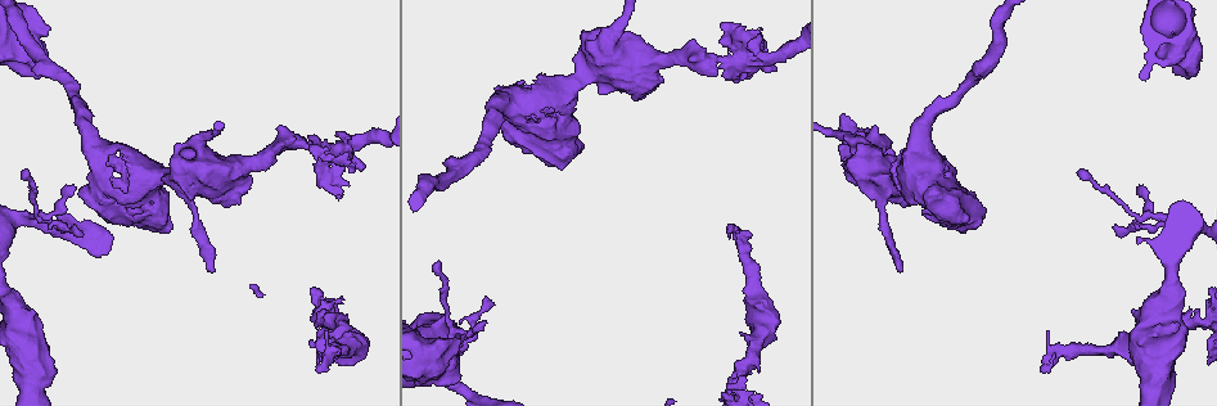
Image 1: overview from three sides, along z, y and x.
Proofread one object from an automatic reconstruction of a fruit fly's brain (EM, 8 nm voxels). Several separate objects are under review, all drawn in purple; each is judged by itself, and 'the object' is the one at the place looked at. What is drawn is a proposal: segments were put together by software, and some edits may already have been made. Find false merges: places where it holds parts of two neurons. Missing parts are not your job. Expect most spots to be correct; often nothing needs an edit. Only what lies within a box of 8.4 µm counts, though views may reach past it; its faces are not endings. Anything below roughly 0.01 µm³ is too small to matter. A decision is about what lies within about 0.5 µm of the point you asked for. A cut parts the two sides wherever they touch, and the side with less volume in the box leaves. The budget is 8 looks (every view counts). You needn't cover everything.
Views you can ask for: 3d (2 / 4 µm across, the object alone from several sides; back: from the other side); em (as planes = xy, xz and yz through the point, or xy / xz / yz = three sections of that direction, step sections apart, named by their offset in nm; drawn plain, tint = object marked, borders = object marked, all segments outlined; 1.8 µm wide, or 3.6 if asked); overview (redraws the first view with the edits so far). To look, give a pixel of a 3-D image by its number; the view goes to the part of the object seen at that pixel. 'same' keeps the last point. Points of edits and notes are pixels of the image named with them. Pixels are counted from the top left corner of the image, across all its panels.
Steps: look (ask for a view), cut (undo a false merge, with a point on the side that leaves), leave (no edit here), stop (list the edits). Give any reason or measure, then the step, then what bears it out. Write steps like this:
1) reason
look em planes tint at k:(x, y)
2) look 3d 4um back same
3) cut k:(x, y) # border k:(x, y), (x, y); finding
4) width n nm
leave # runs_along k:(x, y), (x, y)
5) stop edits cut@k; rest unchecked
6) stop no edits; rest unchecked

sharp bend
look 3d 4um back at 1:(924, 190)

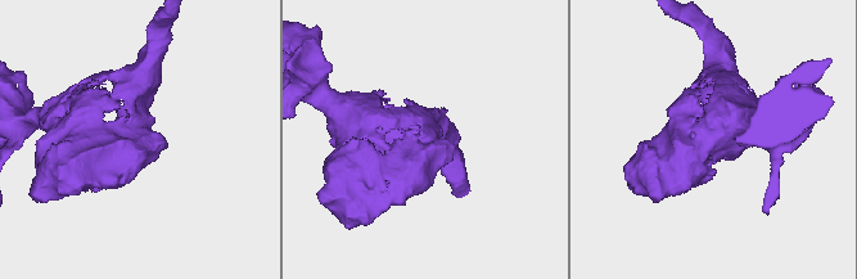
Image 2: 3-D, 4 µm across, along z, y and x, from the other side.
look em 3.6um xz step 4 tint at 2:(140, 140)

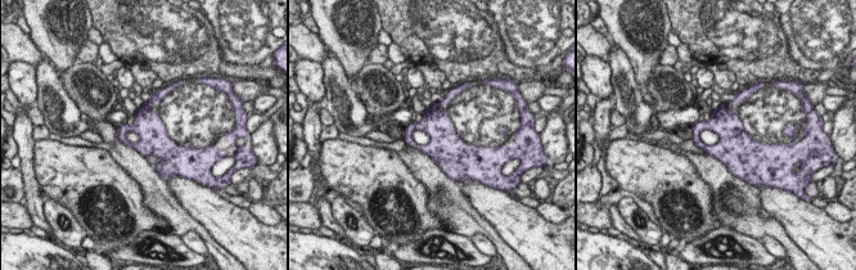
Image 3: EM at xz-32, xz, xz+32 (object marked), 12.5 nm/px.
width 360 nm
leave # continuous, no second neuron

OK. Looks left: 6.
look em planes tint at 1:(41, 216)

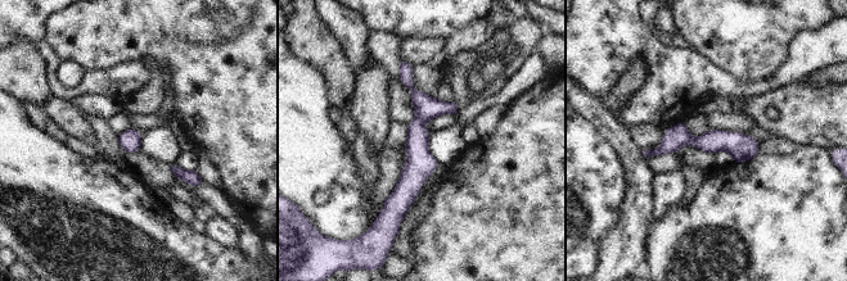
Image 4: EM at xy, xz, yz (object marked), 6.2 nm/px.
leave # continuous, no second neuron

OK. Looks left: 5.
sharp bend
look 3d 4um at 1:(207, 173)

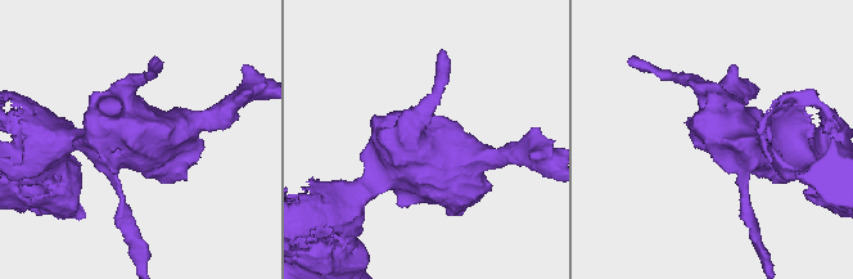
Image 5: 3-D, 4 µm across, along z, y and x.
need the tissue
look em 3.6um planes plain at 5:(137, 130)

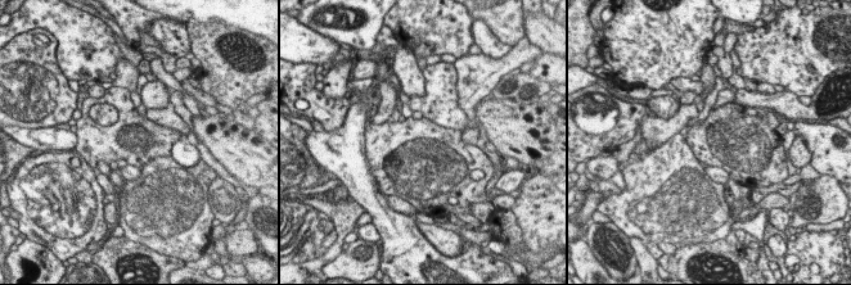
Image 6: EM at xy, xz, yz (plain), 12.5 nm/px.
with the object marked
look em 3.6um planes tint same

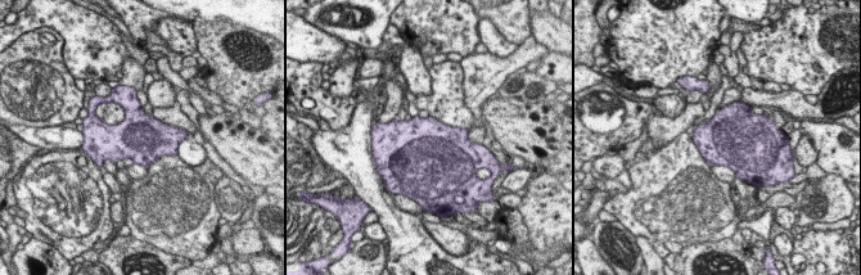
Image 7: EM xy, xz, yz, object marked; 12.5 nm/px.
leave # one neuron here

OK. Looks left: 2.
four-way junction
look 3d 4um at 1:(13, 35)

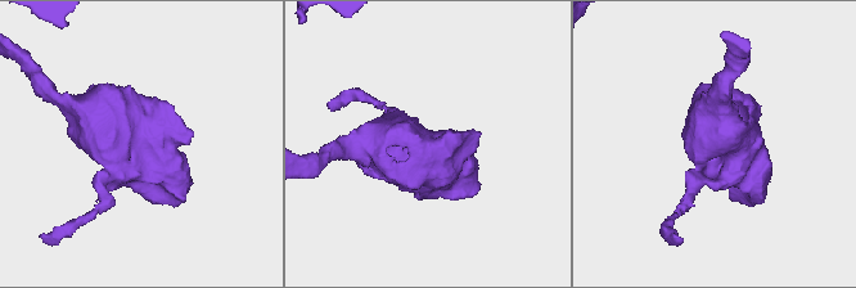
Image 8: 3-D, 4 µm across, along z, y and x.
look em 3.6um planes tint at 8:(136, 147)

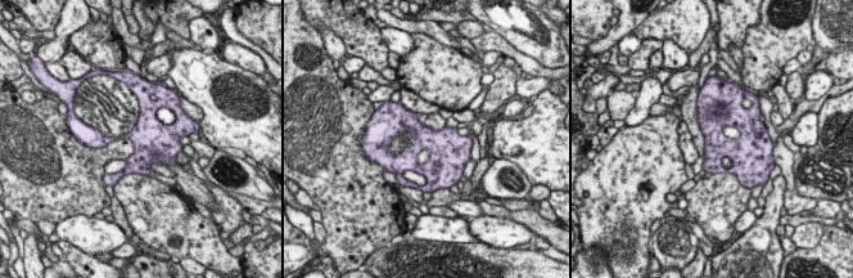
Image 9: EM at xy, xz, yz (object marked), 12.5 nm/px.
leave # one neuron here

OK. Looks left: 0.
stop no edits; rest unchecked

